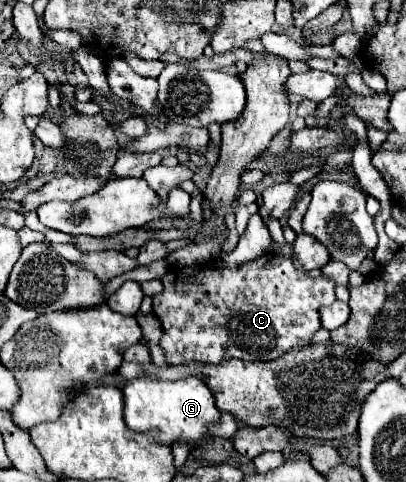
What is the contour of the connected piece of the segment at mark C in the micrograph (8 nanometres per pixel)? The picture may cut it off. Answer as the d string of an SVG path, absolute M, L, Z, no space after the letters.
M266 253L254 261L248 261L244 265L234 265L234 267L216 267L216 265L206 265L202 267L202 271L198 267L172 267L162 279L162 285L164 285L164 291L154 295L154 315L160 319L162 323L162 339L160 339L160 347L164 349L164 355L166 355L166 361L168 365L182 365L182 363L188 363L188 361L202 361L202 363L222 363L222 361L228 361L232 357L236 359L244 359L244 361L272 361L272 359L278 359L282 353L290 351L292 347L296 347L300 343L302 345L308 345L312 335L322 327L320 325L320 317L318 317L318 309L322 305L330 305L336 301L336 295L334 295L334 289L336 289L336 283L322 275L318 279L310 277L306 271L296 271L296 267L292 265L292 259L282 259L274 253Z

